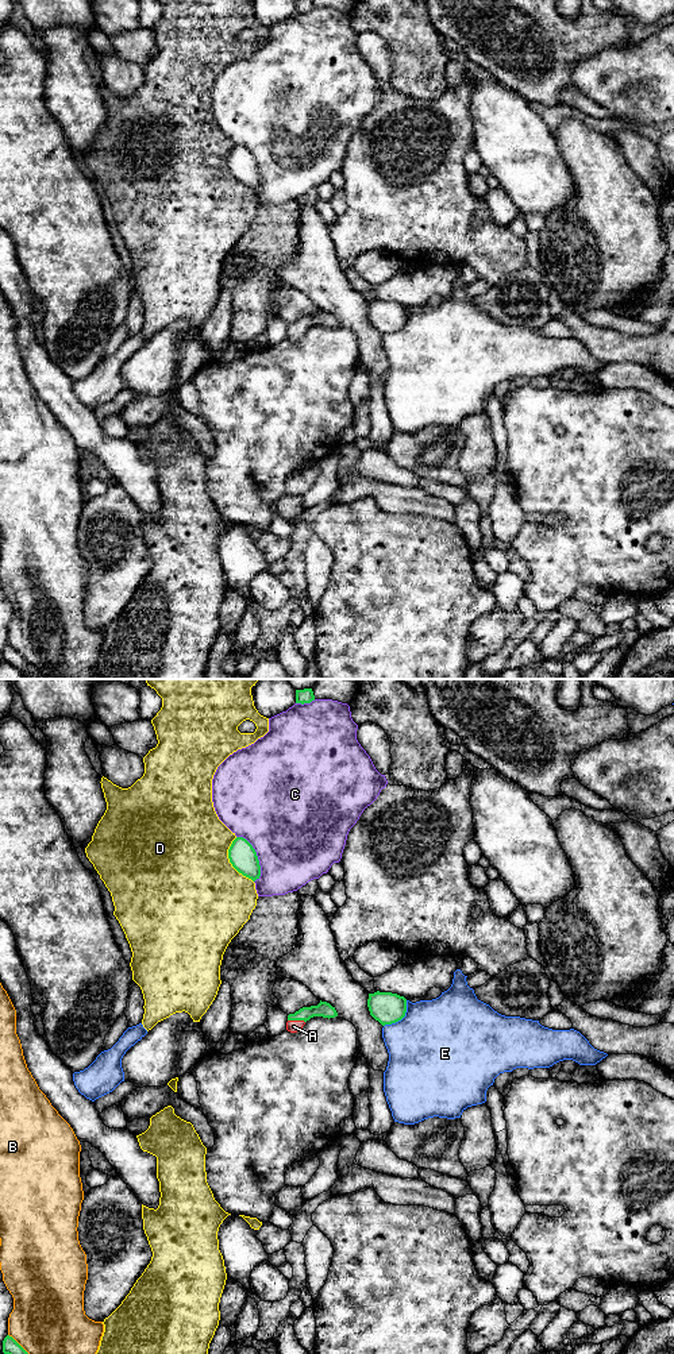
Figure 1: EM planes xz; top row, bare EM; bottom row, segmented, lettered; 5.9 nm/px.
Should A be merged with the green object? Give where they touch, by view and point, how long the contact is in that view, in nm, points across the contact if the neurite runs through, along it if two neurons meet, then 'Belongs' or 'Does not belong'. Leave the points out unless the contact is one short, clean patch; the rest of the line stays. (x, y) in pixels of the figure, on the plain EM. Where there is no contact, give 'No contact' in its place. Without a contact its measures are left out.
Touches green at xz (296, 328). Shared border 110 nm. Belongs

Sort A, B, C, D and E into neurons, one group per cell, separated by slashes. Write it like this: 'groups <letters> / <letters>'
groups A / B / C / D / E

